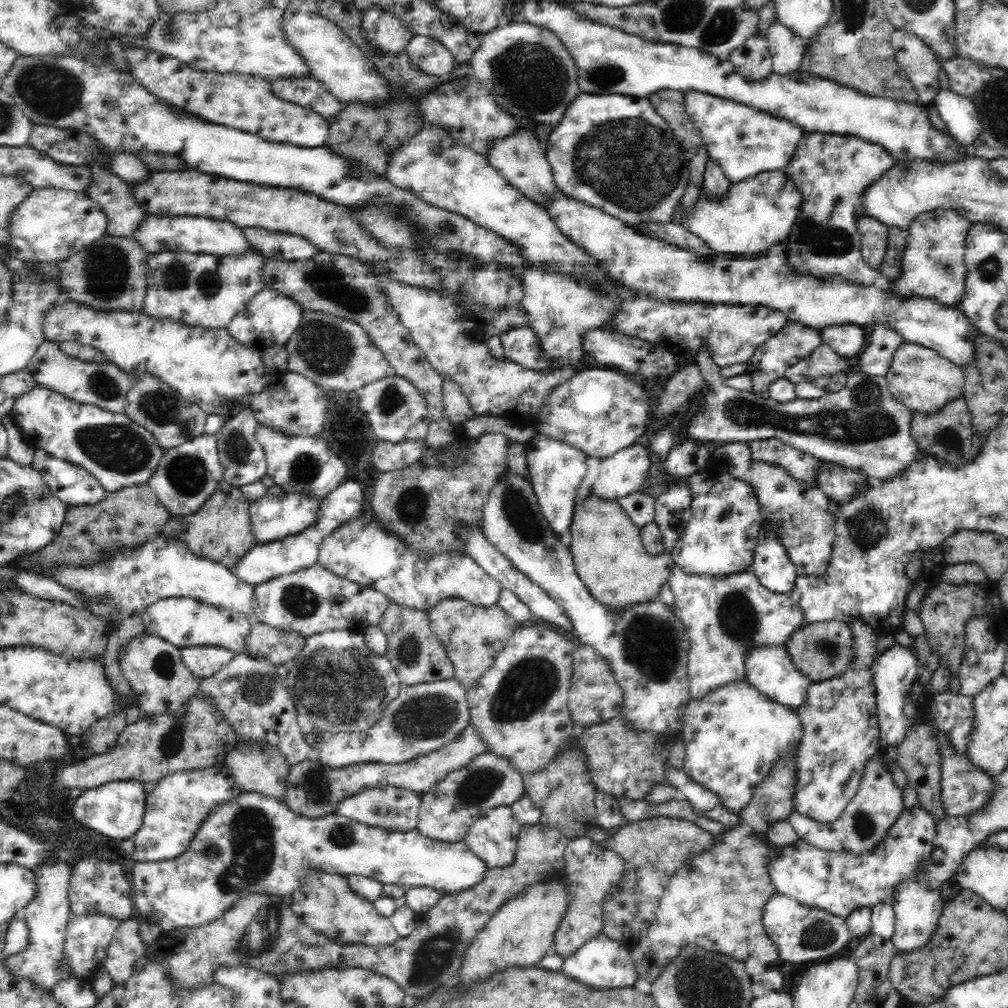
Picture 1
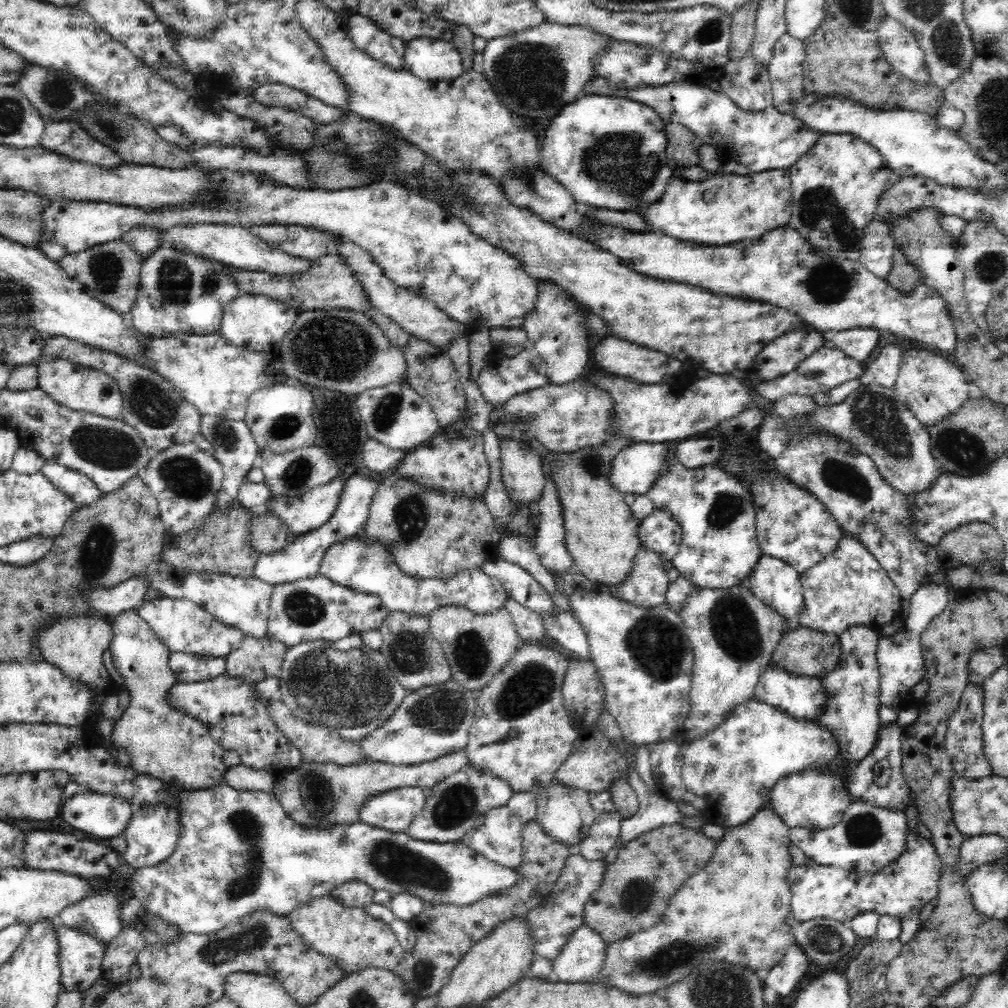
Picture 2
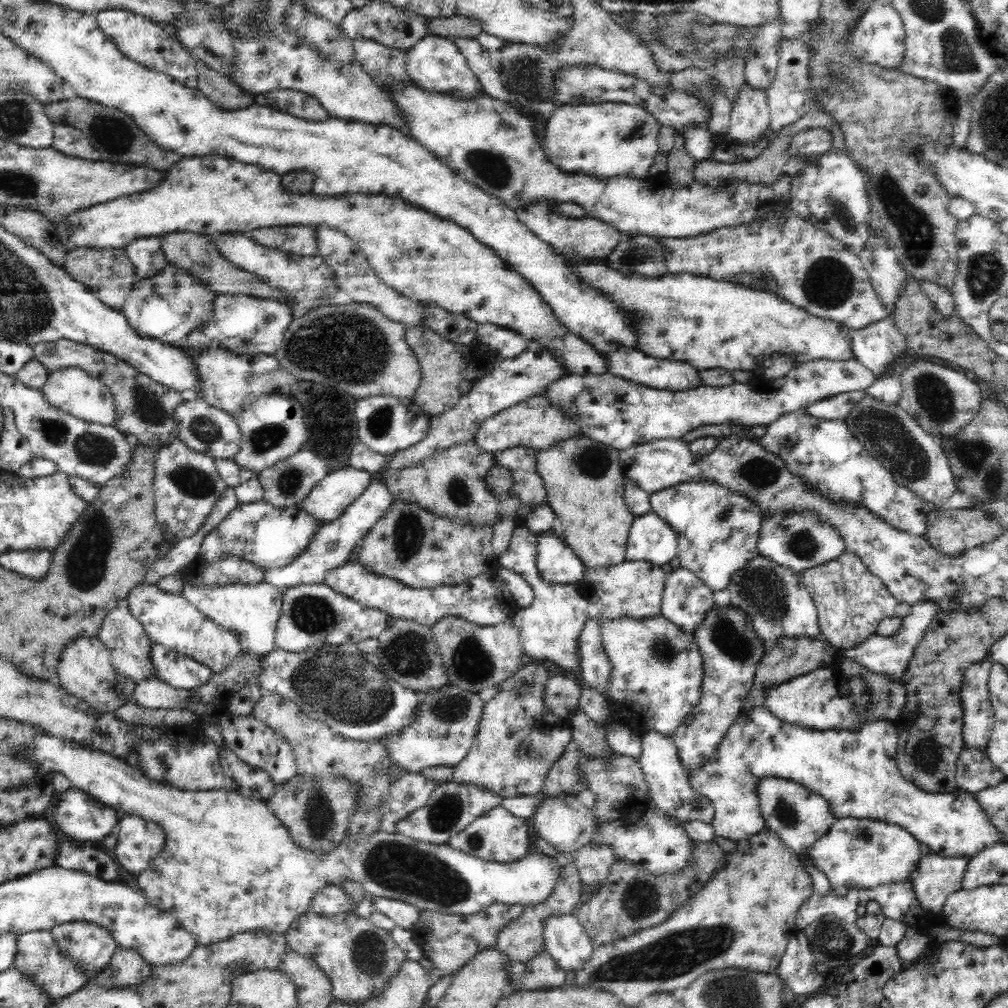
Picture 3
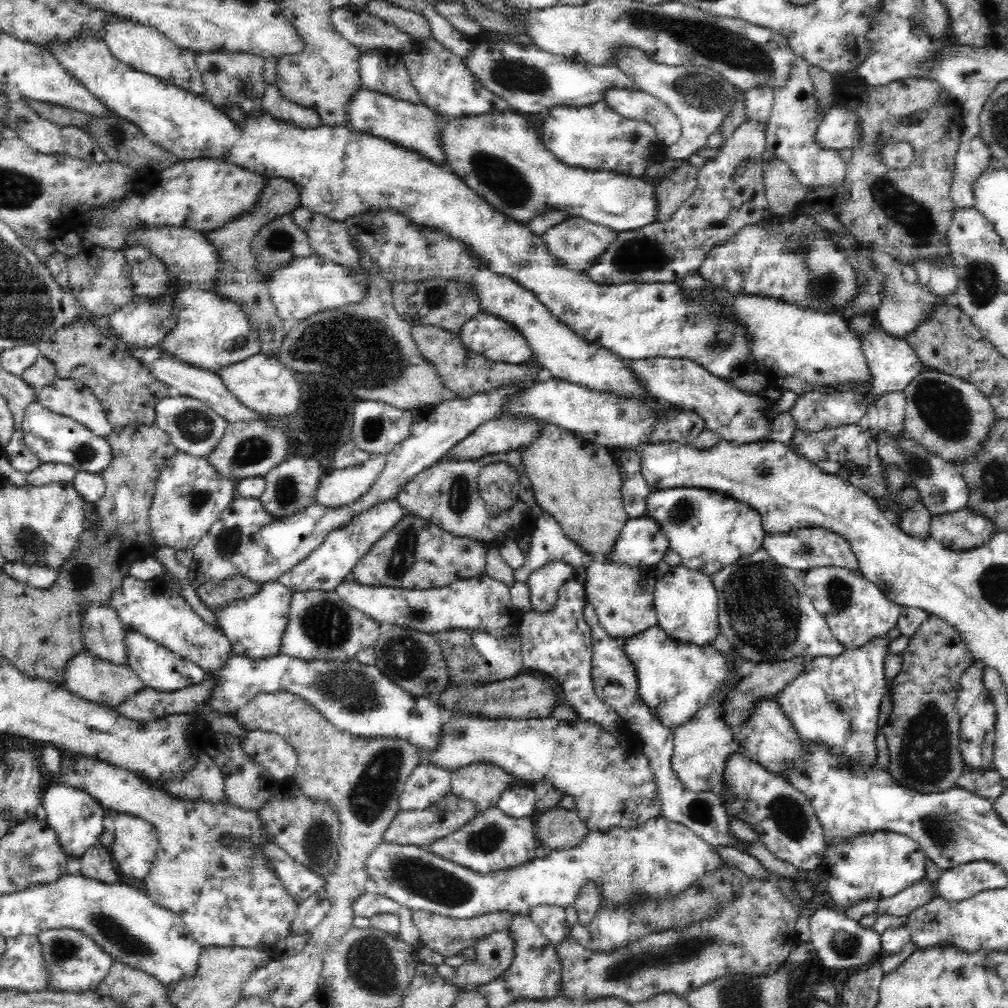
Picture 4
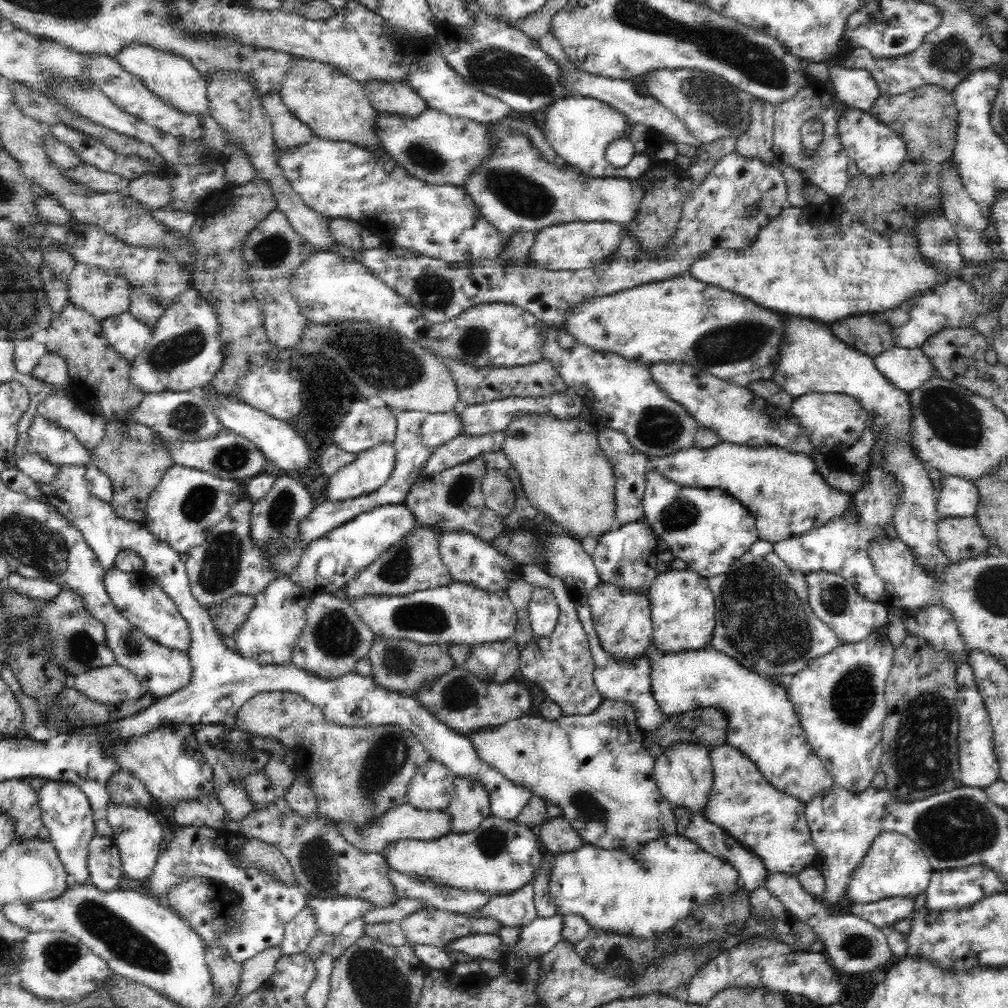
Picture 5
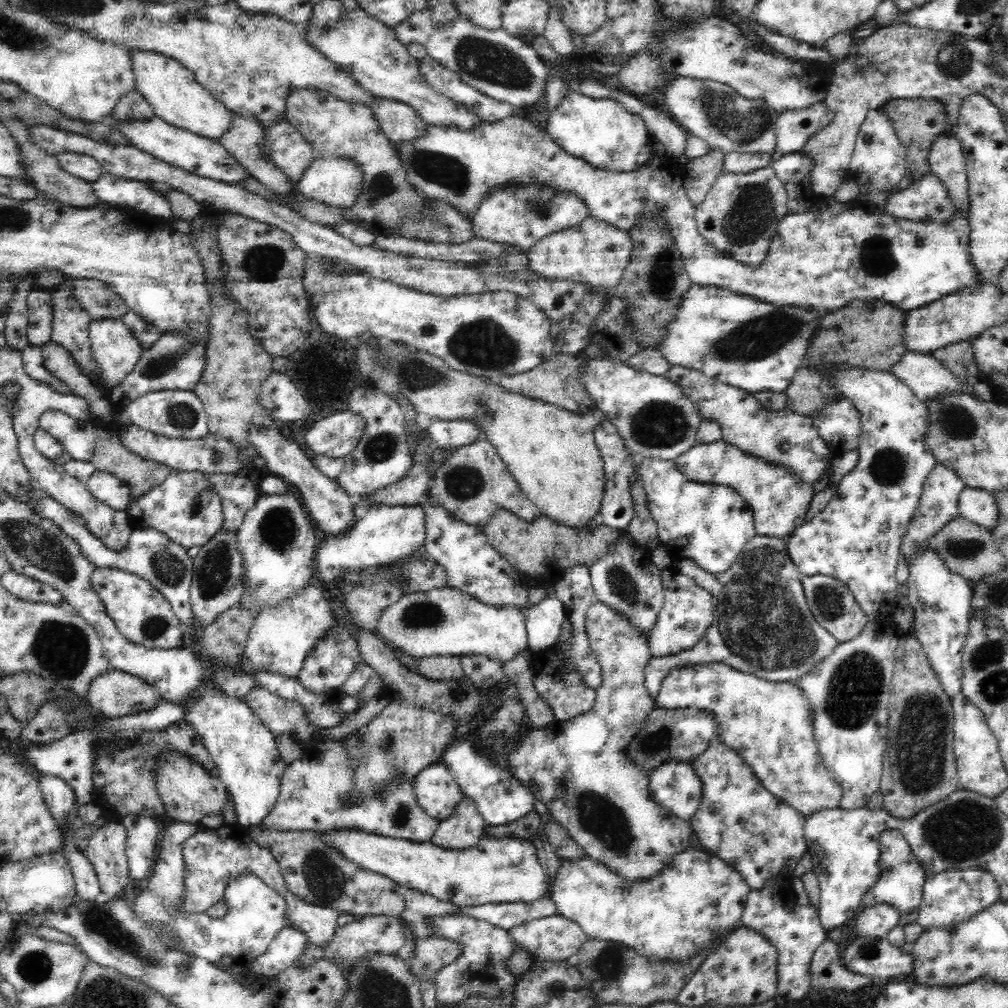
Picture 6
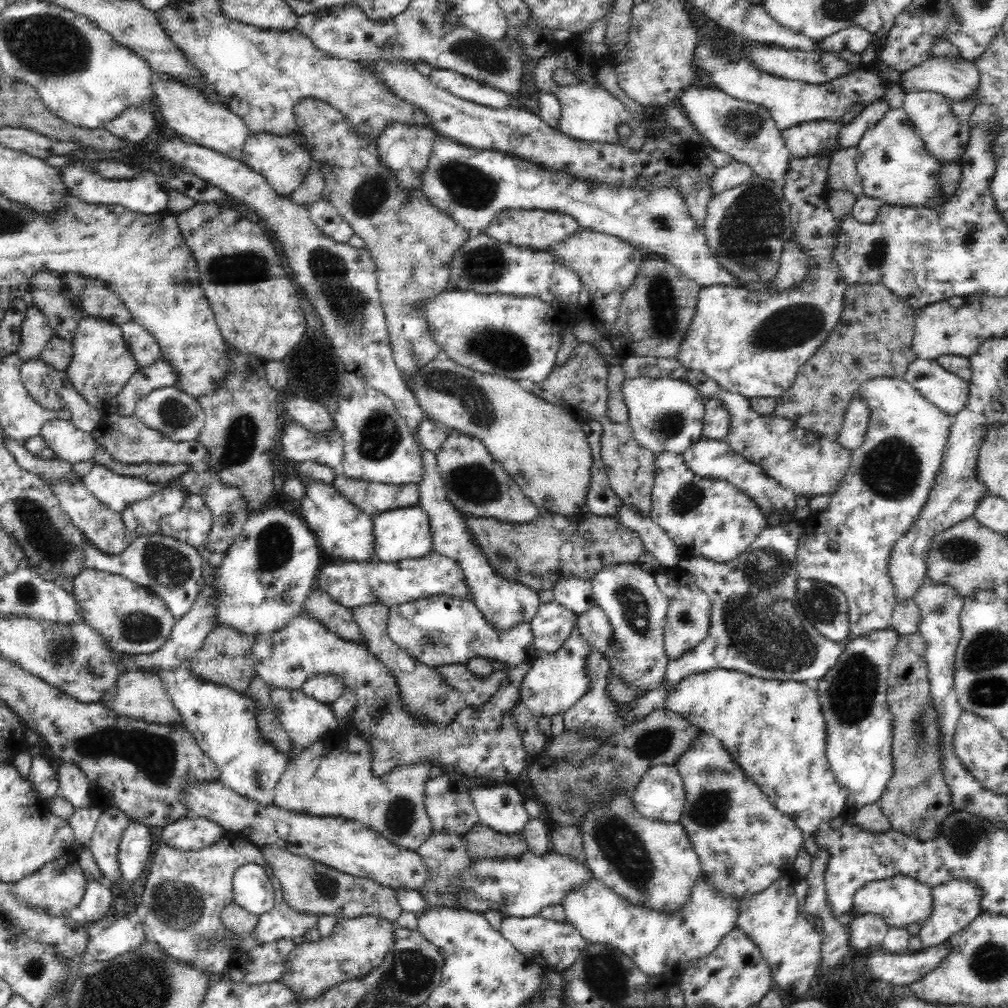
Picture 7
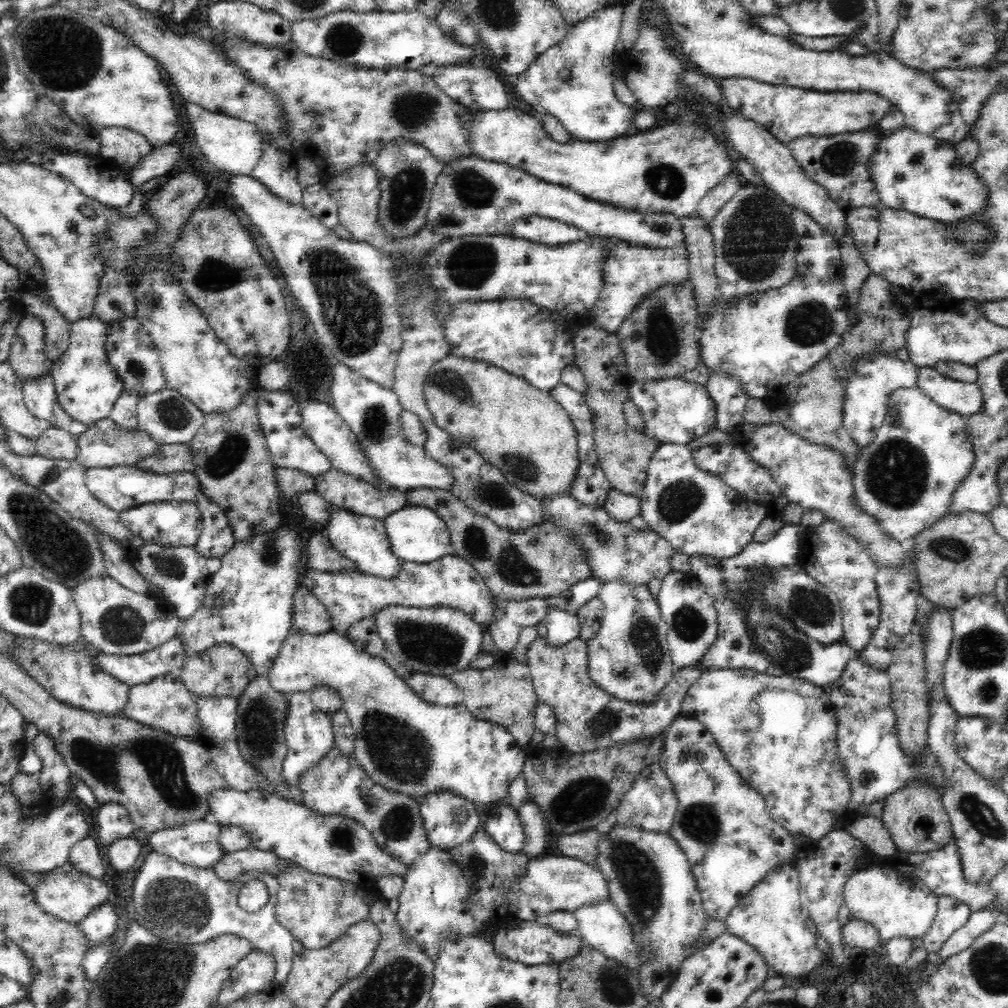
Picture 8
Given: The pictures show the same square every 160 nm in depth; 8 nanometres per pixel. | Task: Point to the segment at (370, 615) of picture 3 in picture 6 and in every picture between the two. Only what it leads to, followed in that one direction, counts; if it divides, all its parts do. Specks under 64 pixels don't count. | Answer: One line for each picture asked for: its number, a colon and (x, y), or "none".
4: (321, 626)
5: (335, 638)
6: (329, 664)

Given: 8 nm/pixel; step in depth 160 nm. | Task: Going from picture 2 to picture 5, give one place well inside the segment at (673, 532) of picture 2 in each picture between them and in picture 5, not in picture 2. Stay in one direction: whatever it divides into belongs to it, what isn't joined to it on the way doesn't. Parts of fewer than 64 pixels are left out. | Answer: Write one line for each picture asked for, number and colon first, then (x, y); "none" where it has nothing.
3: (650, 540)
4: (641, 543)
5: (626, 557)

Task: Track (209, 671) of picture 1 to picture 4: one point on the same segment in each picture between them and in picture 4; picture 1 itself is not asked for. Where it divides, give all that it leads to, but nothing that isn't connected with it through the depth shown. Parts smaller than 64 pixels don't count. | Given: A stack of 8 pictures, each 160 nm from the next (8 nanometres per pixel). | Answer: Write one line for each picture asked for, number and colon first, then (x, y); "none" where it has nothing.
2: (187, 667)
3: (181, 672)
4: (159, 668)

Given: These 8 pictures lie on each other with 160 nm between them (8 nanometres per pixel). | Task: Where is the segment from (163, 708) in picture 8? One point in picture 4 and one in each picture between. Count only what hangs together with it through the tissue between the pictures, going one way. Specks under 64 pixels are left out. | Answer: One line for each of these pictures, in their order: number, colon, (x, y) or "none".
4: (88, 677)
5: (113, 685)
6: (115, 694)
7: (142, 696)

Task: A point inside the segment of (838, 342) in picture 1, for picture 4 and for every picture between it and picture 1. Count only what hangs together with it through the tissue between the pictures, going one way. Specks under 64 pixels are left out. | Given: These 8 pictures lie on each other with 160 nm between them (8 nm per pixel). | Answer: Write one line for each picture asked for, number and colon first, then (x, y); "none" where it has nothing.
2: (858, 343)
3: (879, 345)
4: (894, 364)

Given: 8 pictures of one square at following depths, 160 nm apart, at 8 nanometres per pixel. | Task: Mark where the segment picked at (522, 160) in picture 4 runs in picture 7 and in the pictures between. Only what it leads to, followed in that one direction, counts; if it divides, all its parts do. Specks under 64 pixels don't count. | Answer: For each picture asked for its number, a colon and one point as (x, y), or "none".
5: (516, 191)
6: (520, 215)
7: (539, 230)

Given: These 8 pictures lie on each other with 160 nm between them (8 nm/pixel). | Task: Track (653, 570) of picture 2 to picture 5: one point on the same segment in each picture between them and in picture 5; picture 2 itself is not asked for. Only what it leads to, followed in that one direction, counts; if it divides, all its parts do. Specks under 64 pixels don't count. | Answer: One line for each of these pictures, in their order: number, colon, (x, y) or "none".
3: (629, 589)
4: (621, 596)
5: (622, 621)

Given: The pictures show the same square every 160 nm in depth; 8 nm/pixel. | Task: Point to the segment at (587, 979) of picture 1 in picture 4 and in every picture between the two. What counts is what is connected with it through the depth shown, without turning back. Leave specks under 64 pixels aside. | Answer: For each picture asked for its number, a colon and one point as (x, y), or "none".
2: (580, 957)
3: (564, 937)
4: (550, 920)

